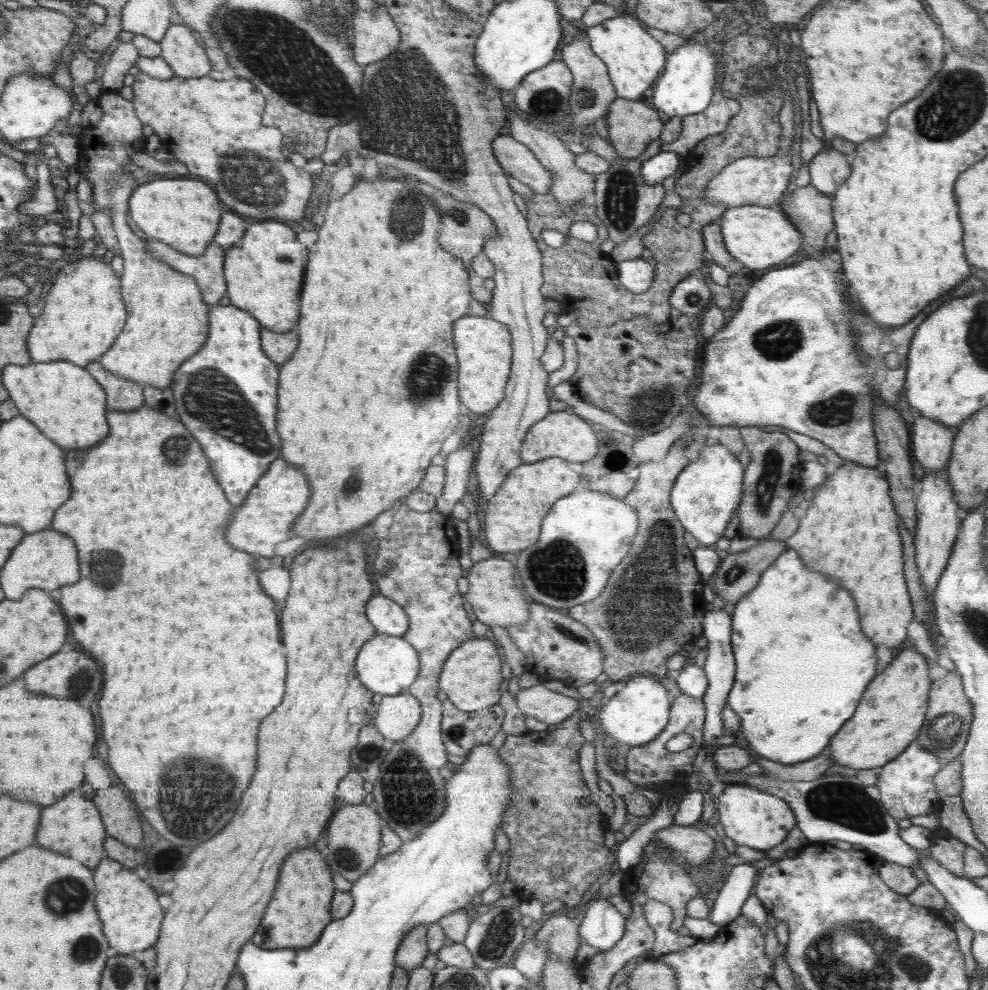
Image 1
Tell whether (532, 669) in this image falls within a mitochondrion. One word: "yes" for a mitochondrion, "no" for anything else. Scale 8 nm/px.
no

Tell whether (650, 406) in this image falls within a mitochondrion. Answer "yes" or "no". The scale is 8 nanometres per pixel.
yes

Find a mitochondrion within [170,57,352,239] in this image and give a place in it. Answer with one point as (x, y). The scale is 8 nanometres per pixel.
(252, 179)

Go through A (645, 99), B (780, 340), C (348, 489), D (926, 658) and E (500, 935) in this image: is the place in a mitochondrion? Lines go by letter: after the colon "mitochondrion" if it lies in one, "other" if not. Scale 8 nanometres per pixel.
A: other
B: mitochondrion
C: mitochondrion
D: other
E: mitochondrion

